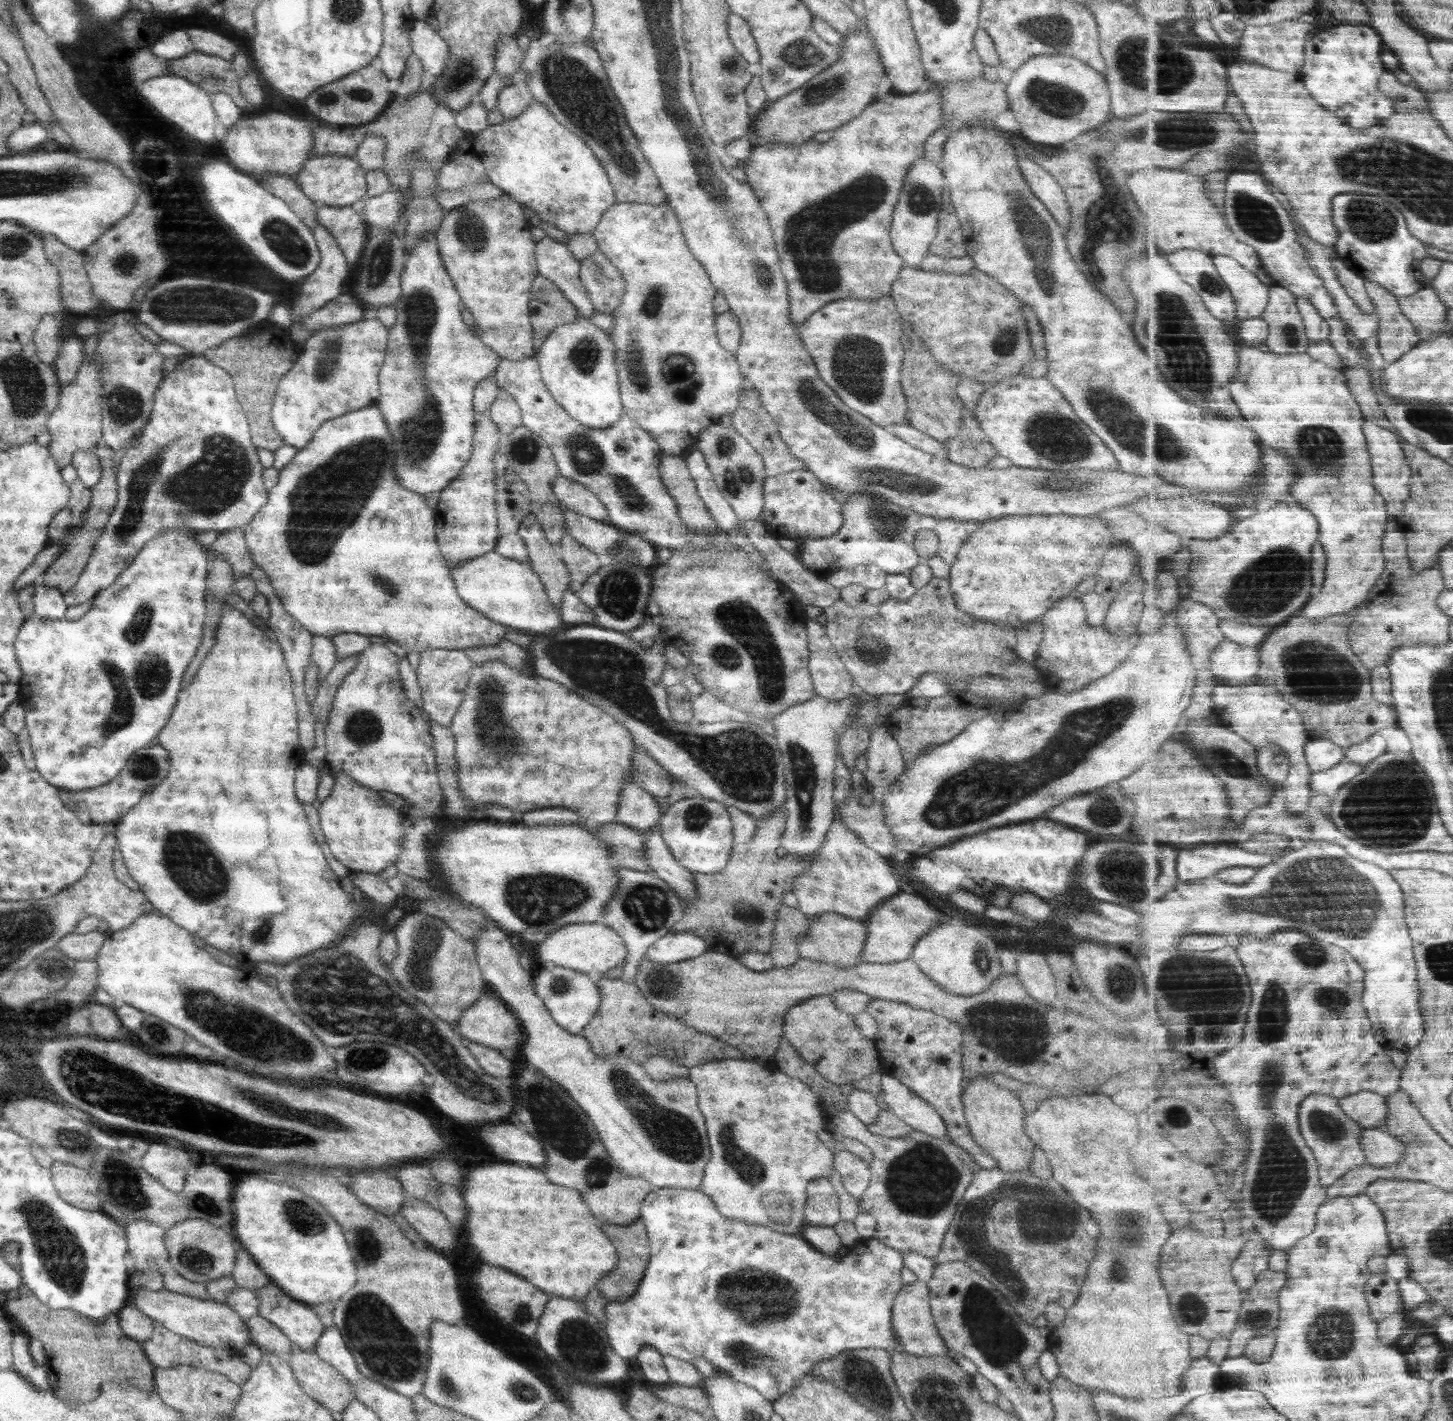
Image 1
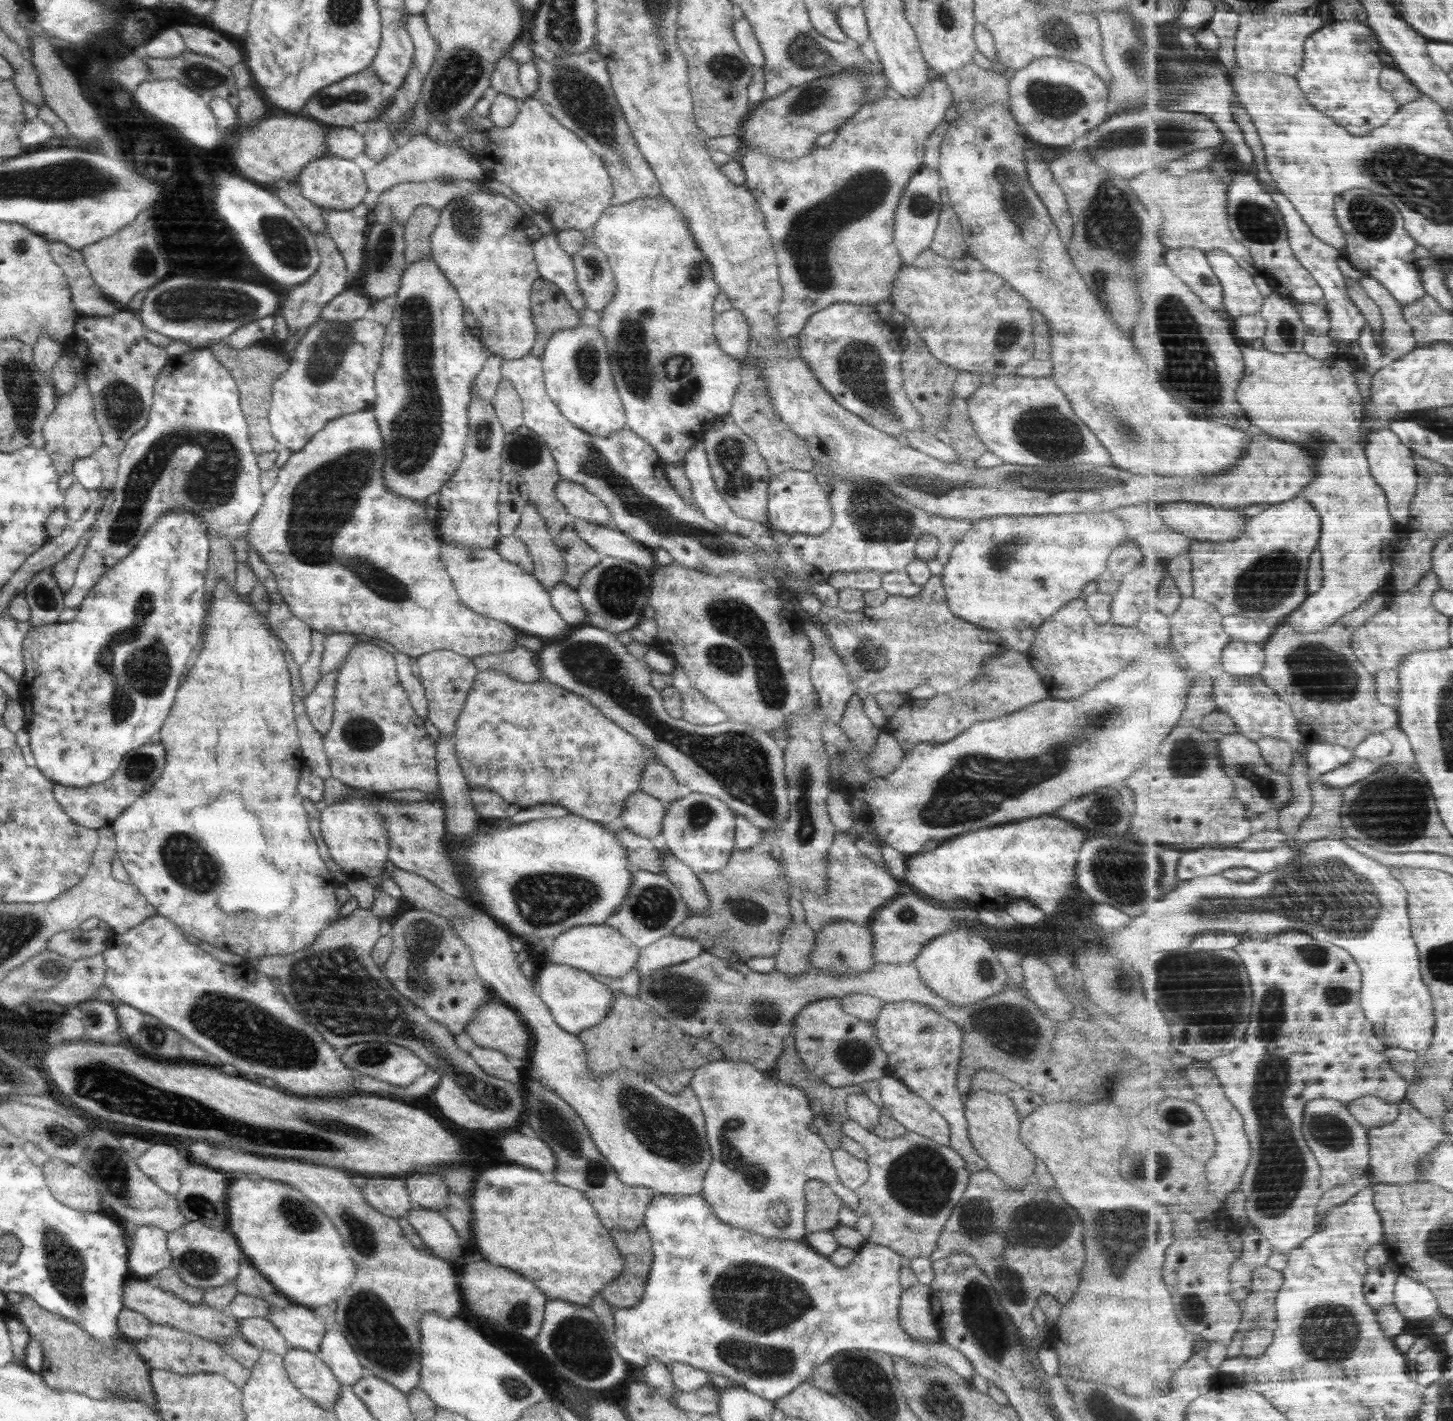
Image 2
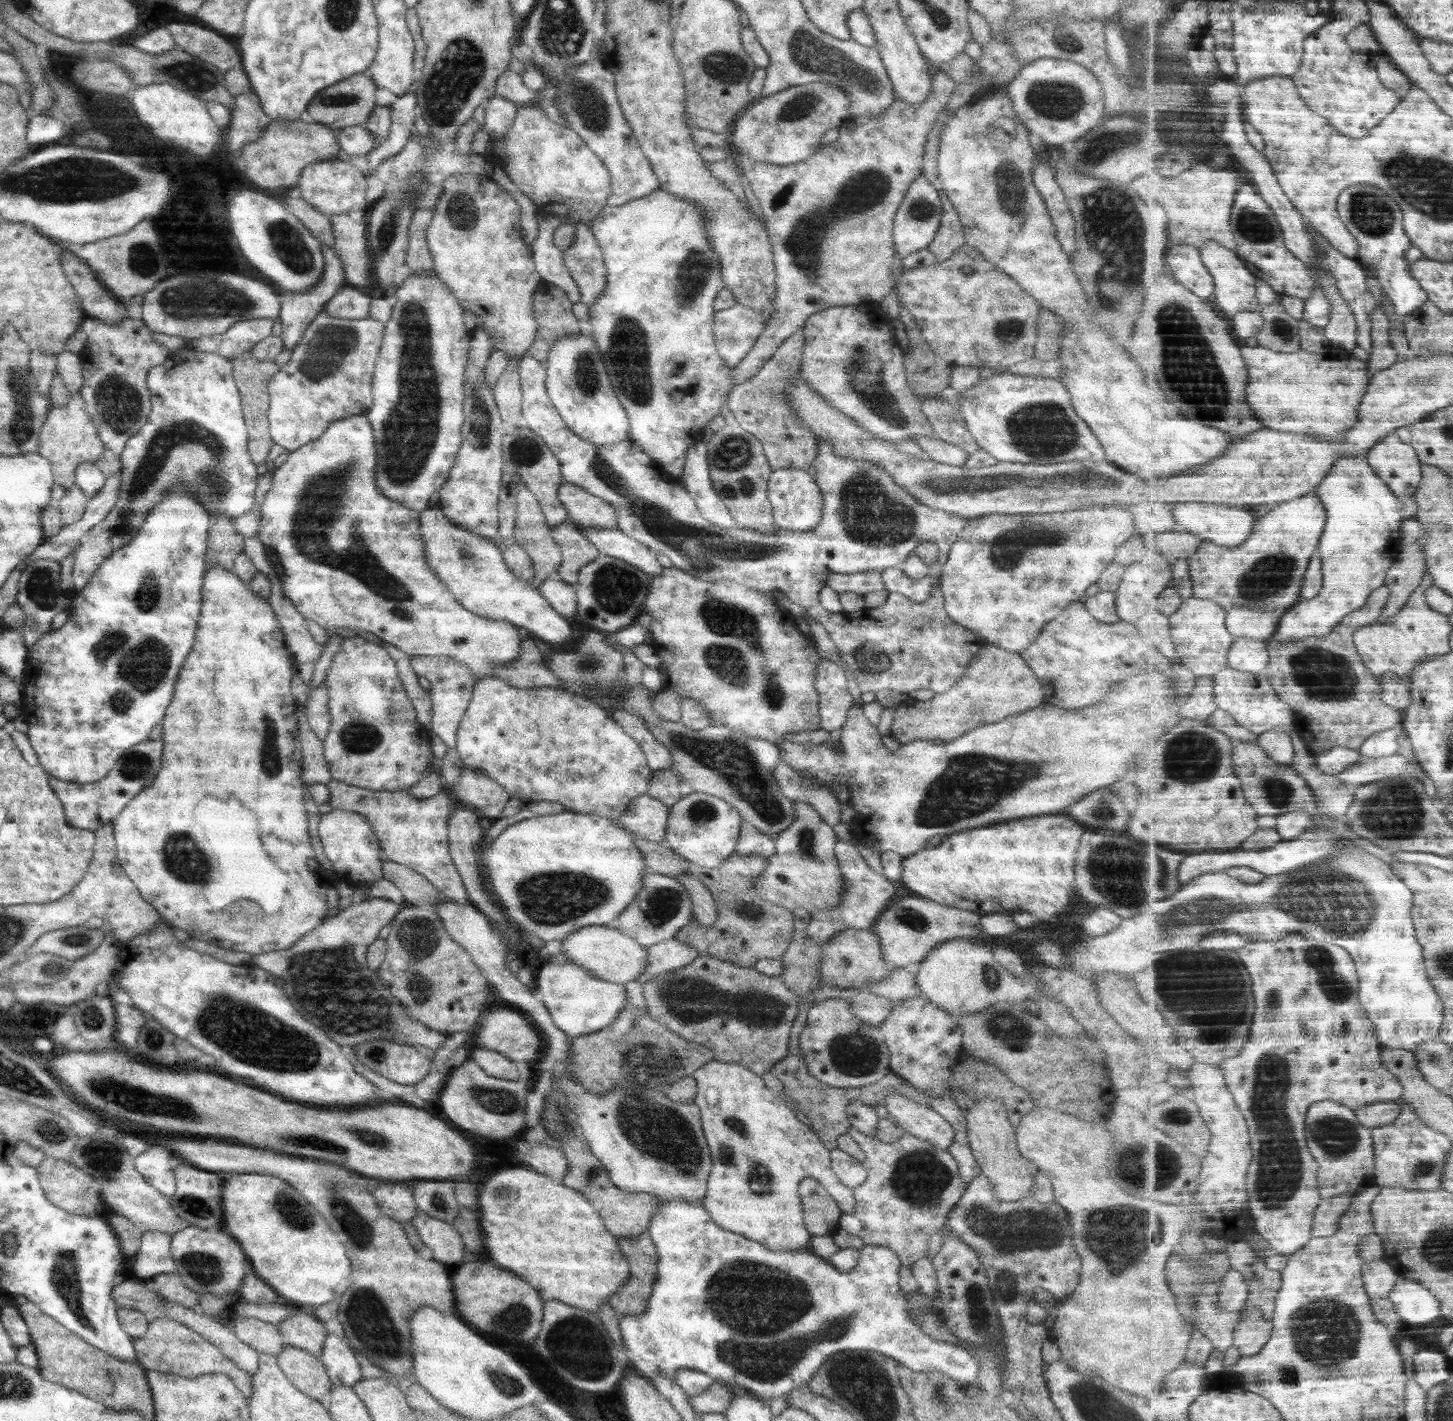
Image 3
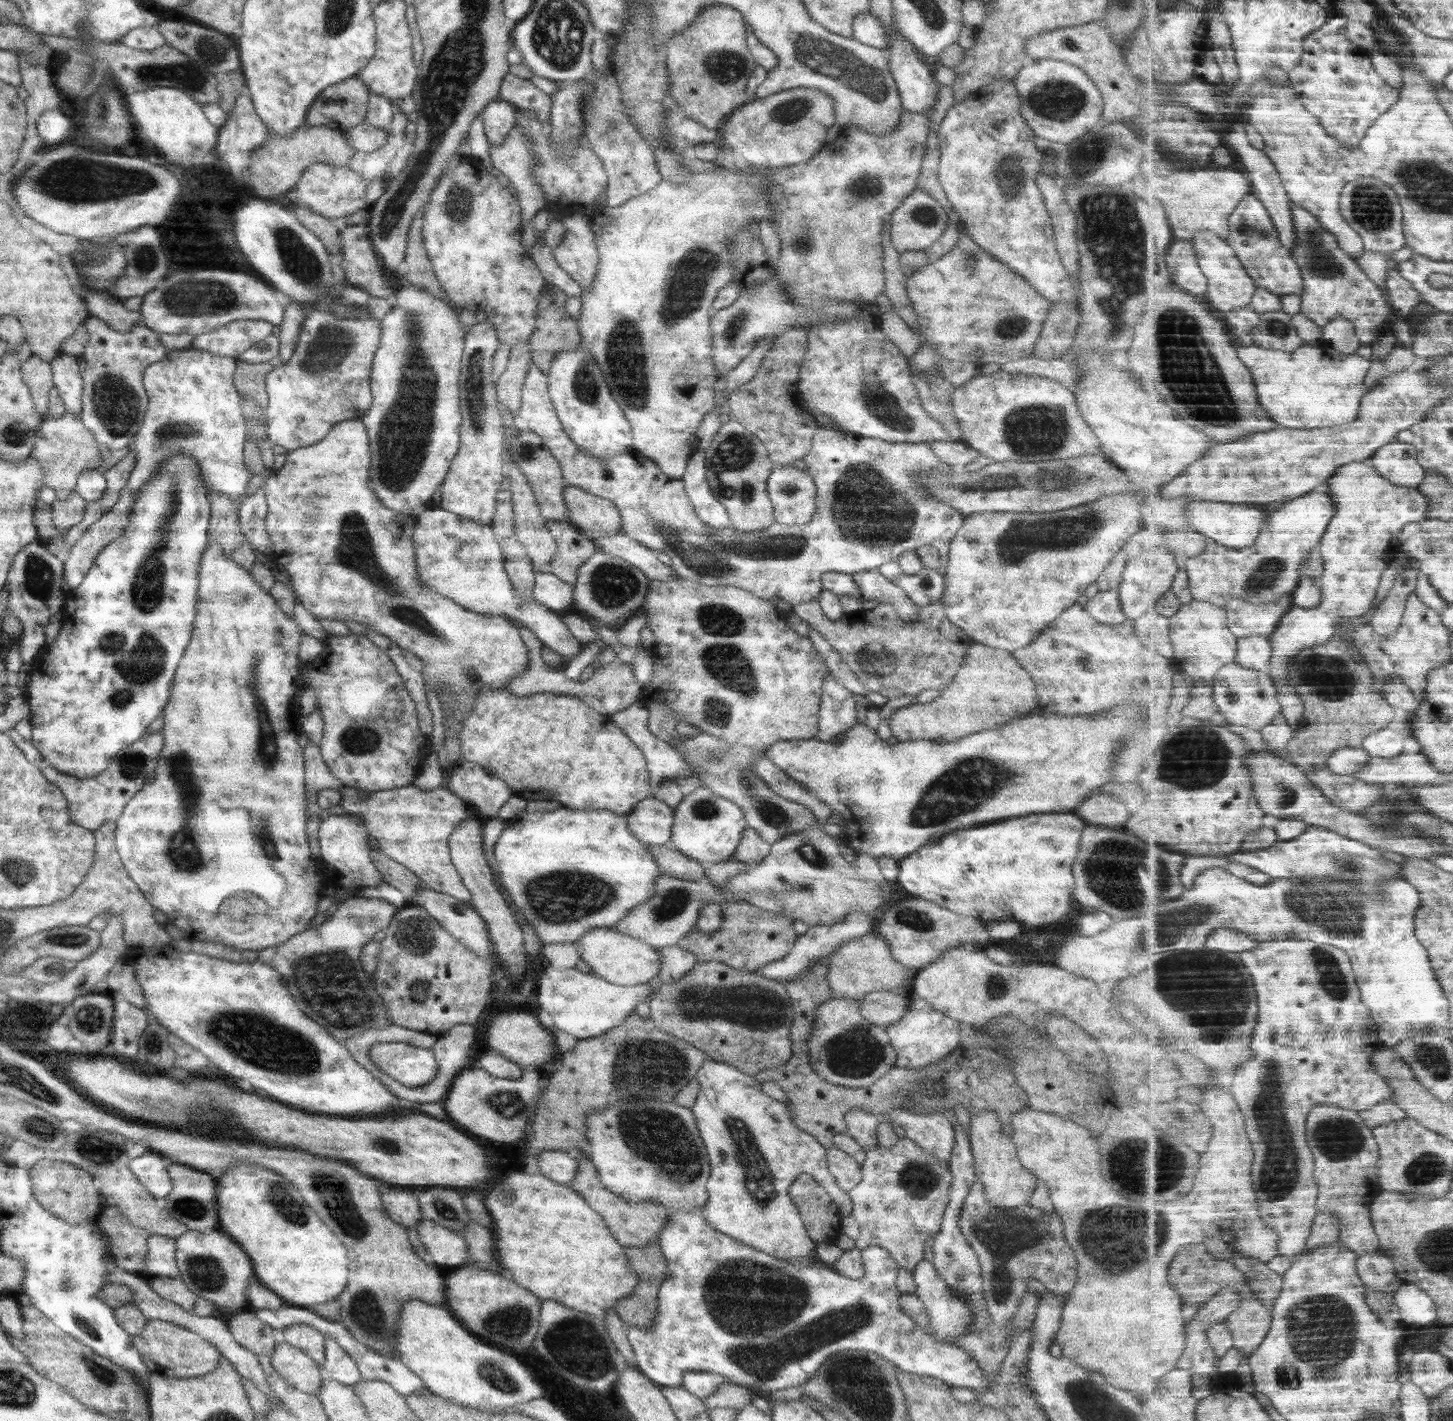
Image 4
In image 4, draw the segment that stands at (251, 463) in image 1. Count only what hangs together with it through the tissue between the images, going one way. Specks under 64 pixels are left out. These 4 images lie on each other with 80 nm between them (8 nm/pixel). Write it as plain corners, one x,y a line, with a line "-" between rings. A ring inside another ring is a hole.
190,348
168,351
158,362
146,367
143,385
149,405
141,427
129,445
135,454
135,467
124,488
120,489
116,504
89,526
68,551
62,580
68,583
70,590
80,586
96,556
124,533
137,494
155,476
167,456
183,450
197,460
209,495
219,490
235,502
241,504
244,500
251,474
244,464
247,426
240,410
241,396
233,383
236,363
237,359
229,356

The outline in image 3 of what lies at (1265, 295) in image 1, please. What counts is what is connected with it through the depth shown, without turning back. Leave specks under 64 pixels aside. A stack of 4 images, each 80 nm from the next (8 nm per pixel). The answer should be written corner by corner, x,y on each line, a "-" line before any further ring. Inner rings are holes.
1211,240
1206,246
1203,246
1201,251
1203,252
1204,262
1216,279
1215,302
1223,314
1232,318
1241,312
1261,310
1257,287
1258,278
1252,272
1252,269
1248,268
1236,249
1232,250
1220,244
1217,240

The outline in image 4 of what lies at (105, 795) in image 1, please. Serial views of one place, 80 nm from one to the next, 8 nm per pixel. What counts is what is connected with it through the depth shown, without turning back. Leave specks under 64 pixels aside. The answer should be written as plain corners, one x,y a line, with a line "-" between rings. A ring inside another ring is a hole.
161,732
146,733
140,740
118,751
108,768
92,778
76,778
64,774
44,762
43,758
41,758
42,761
39,762
38,767
42,774
63,792
68,803
71,822
78,827
95,831
106,821
115,821
122,815
128,801
146,784
148,774
150,772
154,774
163,744
164,737

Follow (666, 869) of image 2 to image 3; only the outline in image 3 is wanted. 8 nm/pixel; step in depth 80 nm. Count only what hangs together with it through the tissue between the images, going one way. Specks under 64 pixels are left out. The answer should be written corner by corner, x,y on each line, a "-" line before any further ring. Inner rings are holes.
693,874
675,876
680,884
685,886
692,903
694,918
704,926
711,927
718,918
717,902
711,891

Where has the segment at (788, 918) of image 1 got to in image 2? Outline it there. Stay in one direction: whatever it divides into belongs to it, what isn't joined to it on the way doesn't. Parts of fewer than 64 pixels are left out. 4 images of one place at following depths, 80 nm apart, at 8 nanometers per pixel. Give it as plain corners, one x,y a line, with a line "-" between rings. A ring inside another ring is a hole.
806,921
788,925
780,935
780,948
775,956
775,969
797,977
811,966
811,952
815,945
815,933

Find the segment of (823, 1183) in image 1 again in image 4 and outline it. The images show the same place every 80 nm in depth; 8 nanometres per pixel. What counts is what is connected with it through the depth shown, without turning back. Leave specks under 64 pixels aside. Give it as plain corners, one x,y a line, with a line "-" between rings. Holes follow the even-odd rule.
800,1174
791,1184
789,1195
794,1201
798,1212
803,1219
803,1223
808,1236
815,1242
834,1242
835,1238
841,1233
841,1215
838,1205
833,1198
819,1185
812,1176

